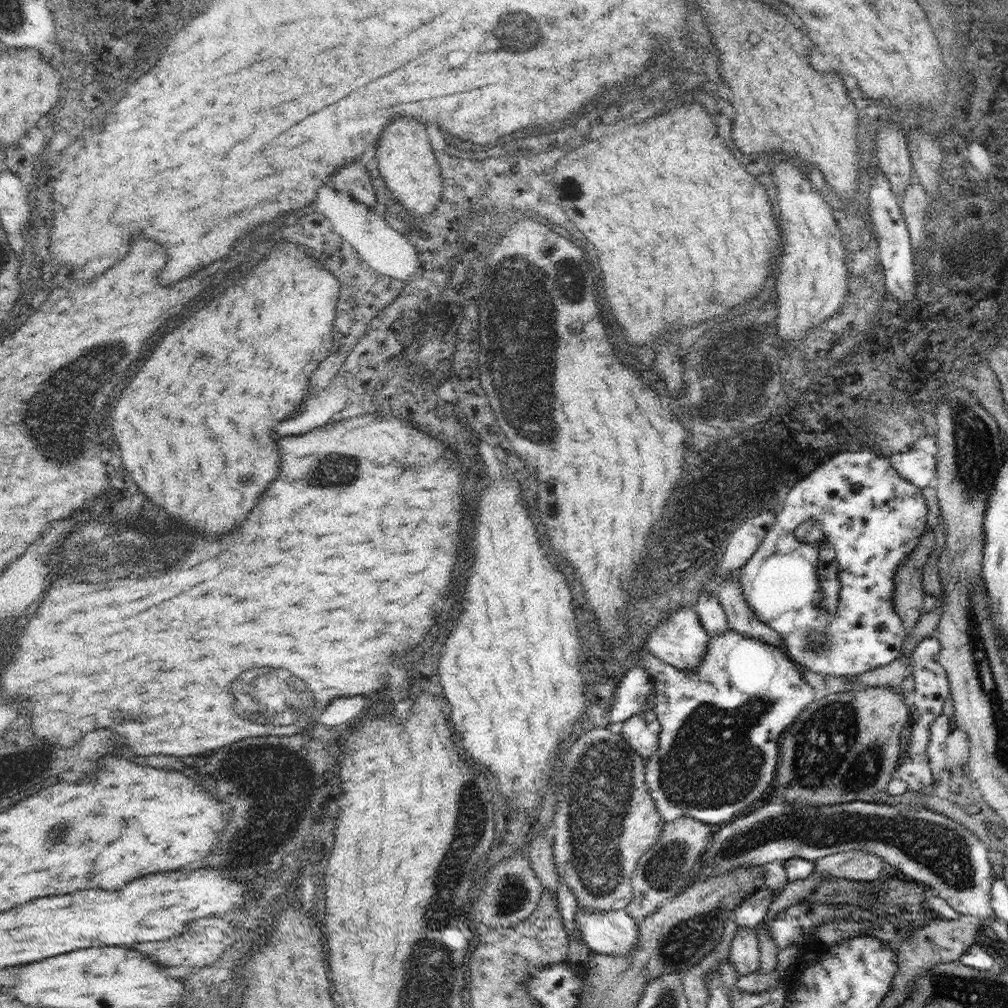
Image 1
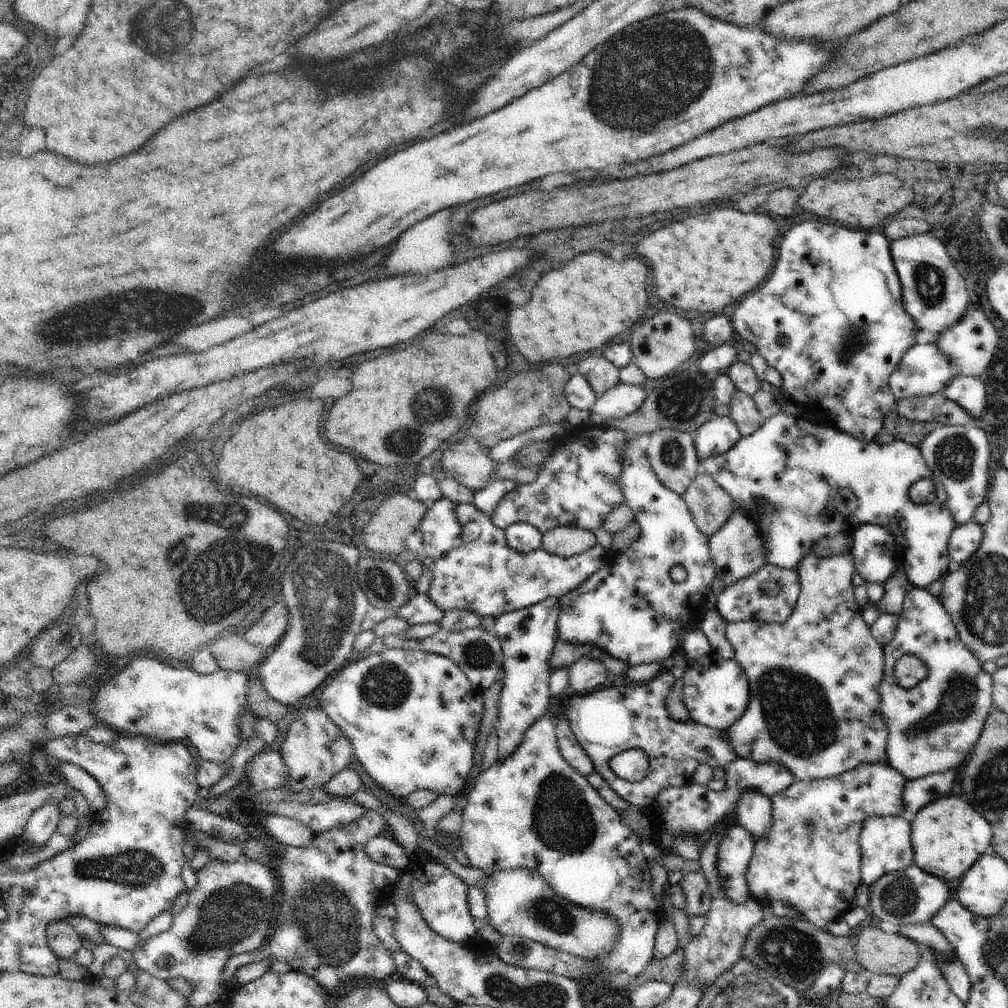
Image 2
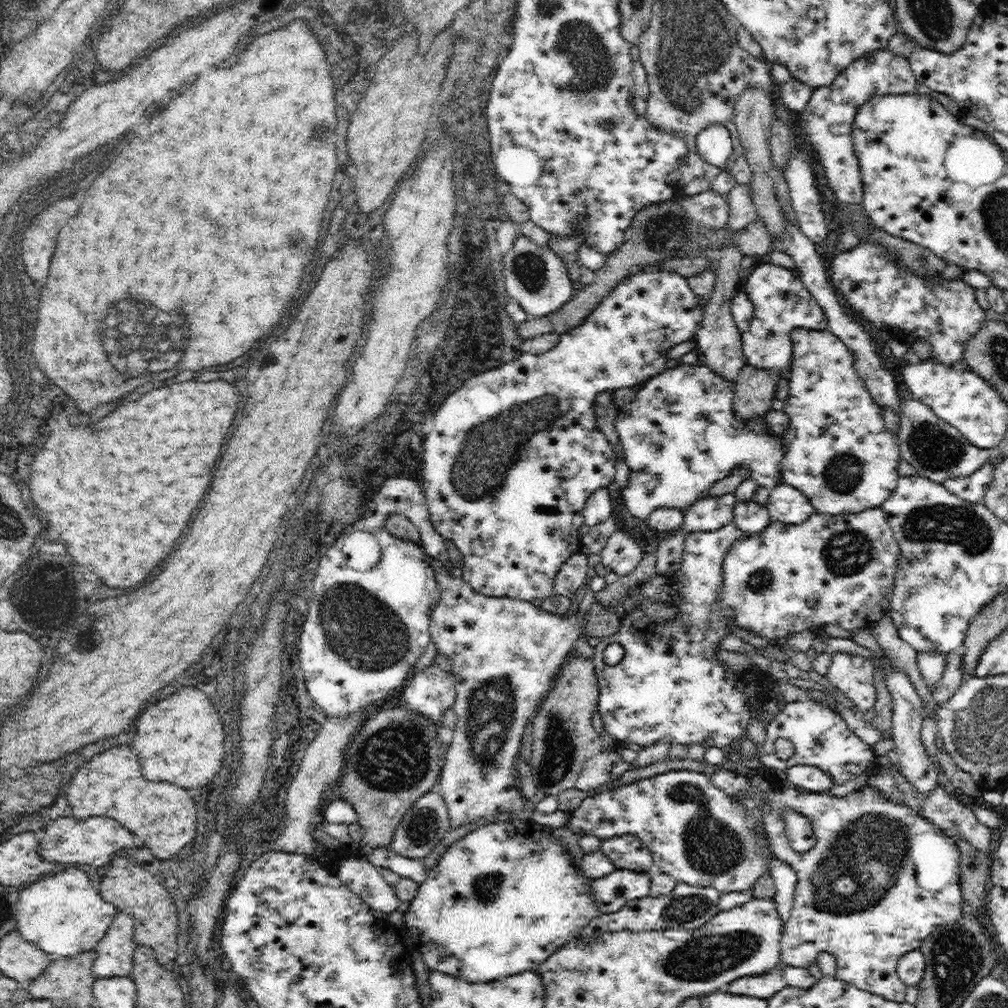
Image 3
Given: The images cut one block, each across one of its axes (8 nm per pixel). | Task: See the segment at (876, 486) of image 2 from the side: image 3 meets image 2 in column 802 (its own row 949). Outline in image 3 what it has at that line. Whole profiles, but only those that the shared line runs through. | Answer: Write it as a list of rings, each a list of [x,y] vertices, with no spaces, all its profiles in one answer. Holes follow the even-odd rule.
[[[512,820],[512,822],[496,822],[496,824],[488,824],[488,826],[480,826],[478,830],[472,830],[470,834],[466,834],[464,838],[460,838],[458,842],[454,842],[438,860],[438,864],[428,870],[428,878],[420,884],[418,896],[410,902],[408,912],[404,914],[404,928],[406,928],[406,938],[420,950],[420,954],[424,956],[428,968],[442,972],[442,974],[450,974],[450,976],[458,976],[464,978],[468,982],[492,982],[492,980],[506,980],[512,974],[522,974],[524,970],[534,970],[538,972],[540,966],[546,962],[546,958],[550,958],[552,954],[556,954],[564,944],[568,944],[572,938],[578,938],[580,932],[586,928],[586,924],[600,916],[600,908],[598,902],[592,894],[592,878],[588,878],[584,874],[584,870],[580,866],[576,866],[576,862],[572,862],[570,852],[566,852],[568,848],[564,848],[560,844],[560,840],[554,840],[552,836],[552,828],[546,828],[542,824],[536,822],[522,822],[522,820]]]

